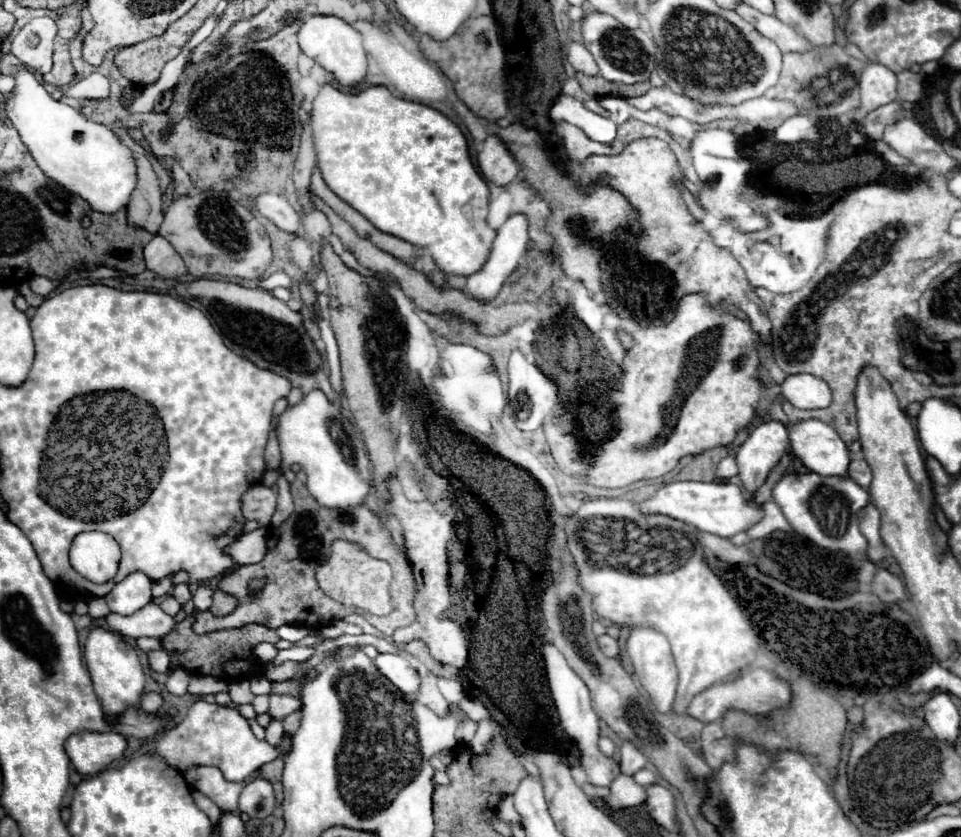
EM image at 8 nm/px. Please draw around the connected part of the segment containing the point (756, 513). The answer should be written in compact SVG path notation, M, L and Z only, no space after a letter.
M681 481L681 483L669 483L661 487L653 497L641 501L641 513L643 515L667 515L673 519L679 519L687 525L697 527L699 531L715 533L721 537L731 537L739 531L747 531L753 523L761 519L761 511L751 507L737 485L731 483L693 483L693 481Z

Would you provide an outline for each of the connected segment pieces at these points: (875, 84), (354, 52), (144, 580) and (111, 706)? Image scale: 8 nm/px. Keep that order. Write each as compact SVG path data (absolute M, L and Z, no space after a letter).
M867 63L859 79L859 89L859 119L865 119L871 111L897 99L897 75L881 63Z
M307 15L305 25L301 25L297 33L298 44L301 48L299 57L311 57L333 77L340 89L357 87L365 81L367 73L367 57L361 43L361 33L355 31L349 23L335 15Z
M131 573L119 585L115 585L111 593L105 597L109 611L119 615L133 615L135 611L153 601L151 585L153 581L147 575Z
M91 627L87 639L85 639L85 649L83 657L89 669L89 675L95 685L95 693L107 713L107 719L113 721L117 719L123 709L135 705L139 707L139 697L143 695L145 687L145 673L141 669L137 651L119 635L113 631L107 631L103 627Z

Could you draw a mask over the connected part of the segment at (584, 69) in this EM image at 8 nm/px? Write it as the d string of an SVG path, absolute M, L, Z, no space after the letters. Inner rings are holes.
M577 41L569 43L569 45L567 45L566 58L575 71L585 73L585 75L597 75L595 59L591 57L589 49L587 49L583 43L577 43Z

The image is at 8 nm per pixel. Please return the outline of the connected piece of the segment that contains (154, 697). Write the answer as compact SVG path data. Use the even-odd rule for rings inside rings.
M145 693L145 695L141 697L141 707L143 707L145 711L149 711L149 713L159 711L161 705L163 705L163 699L161 699L159 693Z

